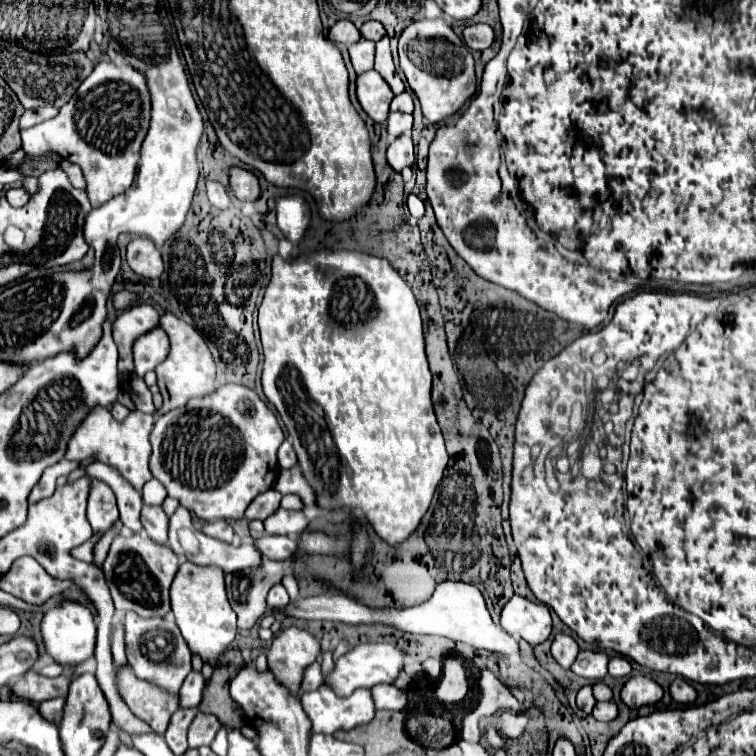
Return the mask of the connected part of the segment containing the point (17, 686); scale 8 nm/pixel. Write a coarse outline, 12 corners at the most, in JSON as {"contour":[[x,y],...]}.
{"contour":[[29,670],[11,684],[15,696],[37,702],[65,696],[65,676]]}

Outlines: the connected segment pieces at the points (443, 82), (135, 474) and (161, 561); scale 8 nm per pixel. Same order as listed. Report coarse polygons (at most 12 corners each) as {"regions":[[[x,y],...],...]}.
{"regions":[[[441,18],[409,24],[399,60],[423,116],[477,88],[471,50]],[[93,408],[65,458],[95,456],[141,490],[153,416]],[[143,532],[119,534],[101,568],[119,612],[171,610],[179,558]]]}

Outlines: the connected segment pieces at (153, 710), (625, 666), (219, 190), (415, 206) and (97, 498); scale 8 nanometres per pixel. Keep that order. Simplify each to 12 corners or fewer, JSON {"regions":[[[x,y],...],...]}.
{"regions":[[[117,668],[117,692],[159,736],[177,710],[179,694]],[[623,656],[608,663],[608,674],[623,678],[631,672],[631,664]],[[207,182],[207,198],[215,208],[229,206],[229,194],[219,182]],[[409,194],[406,205],[412,218],[425,214],[424,202]],[[91,480],[87,518],[107,532],[119,518],[113,490]]]}

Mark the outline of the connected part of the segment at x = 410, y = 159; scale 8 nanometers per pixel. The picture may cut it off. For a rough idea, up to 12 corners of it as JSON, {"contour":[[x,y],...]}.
{"contour":[[409,134],[387,148],[387,162],[395,172],[417,162]]}

